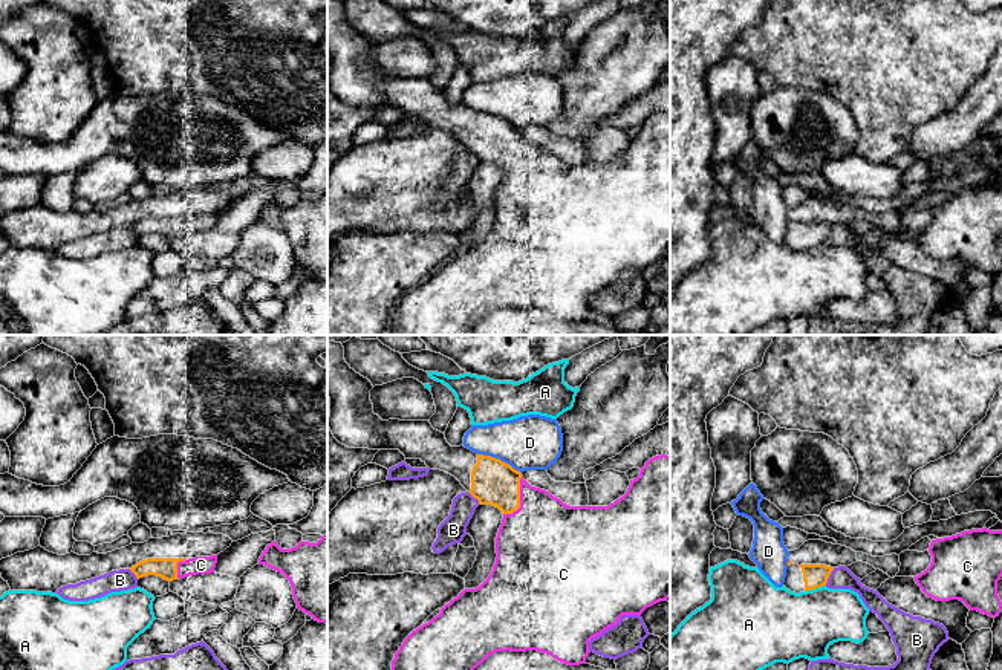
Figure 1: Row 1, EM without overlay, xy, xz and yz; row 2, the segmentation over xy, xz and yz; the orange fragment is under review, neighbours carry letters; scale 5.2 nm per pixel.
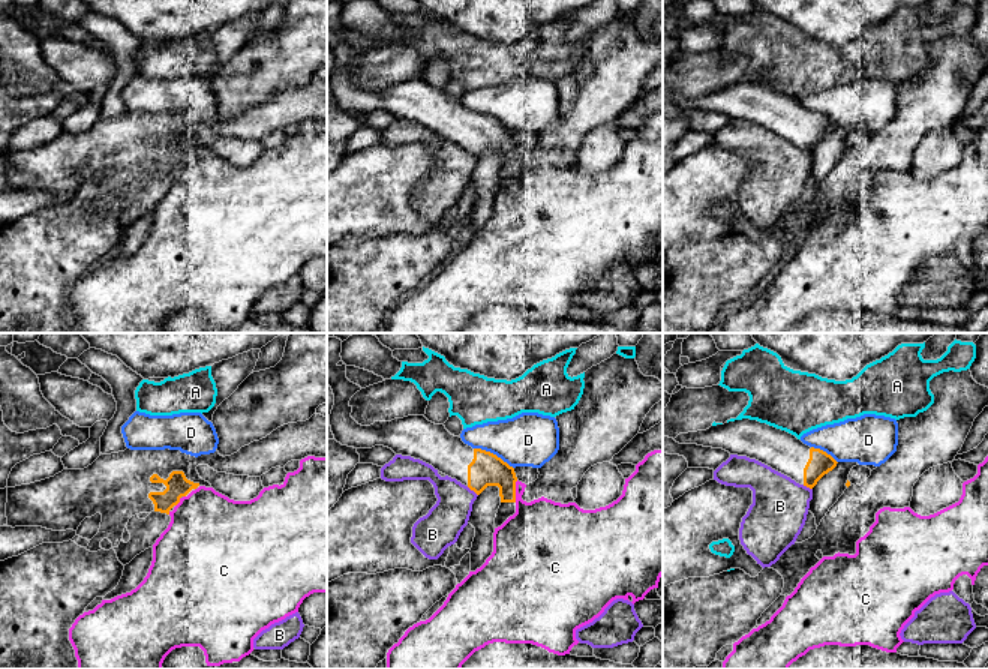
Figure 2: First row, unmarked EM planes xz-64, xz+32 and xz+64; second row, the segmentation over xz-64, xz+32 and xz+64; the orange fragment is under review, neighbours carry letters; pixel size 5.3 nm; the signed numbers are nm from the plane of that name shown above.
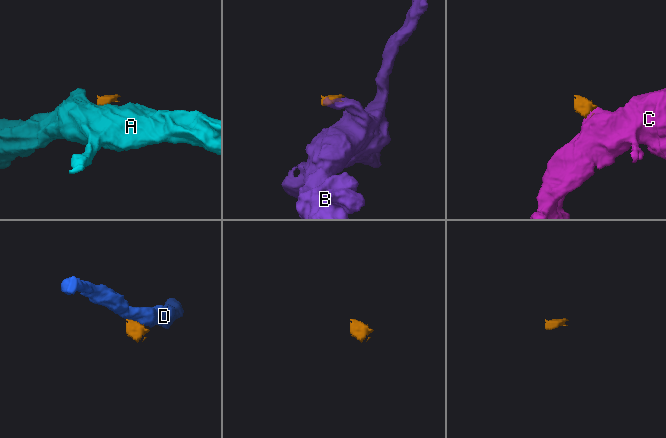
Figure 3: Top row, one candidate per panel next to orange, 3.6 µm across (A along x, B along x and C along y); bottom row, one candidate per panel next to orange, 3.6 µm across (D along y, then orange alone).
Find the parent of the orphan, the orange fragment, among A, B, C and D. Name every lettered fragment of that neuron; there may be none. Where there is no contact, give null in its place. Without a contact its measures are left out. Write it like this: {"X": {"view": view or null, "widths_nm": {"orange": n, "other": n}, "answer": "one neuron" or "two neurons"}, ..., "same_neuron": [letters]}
{"A": {"view": "yz", "widths_nm": {"orange": 130, "other": 360}, "answer": "two neurons"}, "B": {"view": "yz", "widths_nm": {"orange": 130, "other": 110}, "answer": "two neurons"}, "C": {"view": "xz", "widths_nm": {"orange": 240, "other": 420}, "answer": "one neuron"}, "D": {"view": "xz", "widths_nm": {"orange": 240, "other": 280}, "answer": "two neurons"}, "same_neuron": ["C"]}

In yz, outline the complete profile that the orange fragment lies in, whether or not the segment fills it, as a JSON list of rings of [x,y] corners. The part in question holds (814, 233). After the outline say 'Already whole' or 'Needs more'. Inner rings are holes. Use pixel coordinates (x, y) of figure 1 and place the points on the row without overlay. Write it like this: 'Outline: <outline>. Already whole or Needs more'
Outline: [[[788,219],[783,243],[791,249],[800,251],[826,243],[834,225],[826,222],[794,222]]]. Needs more

